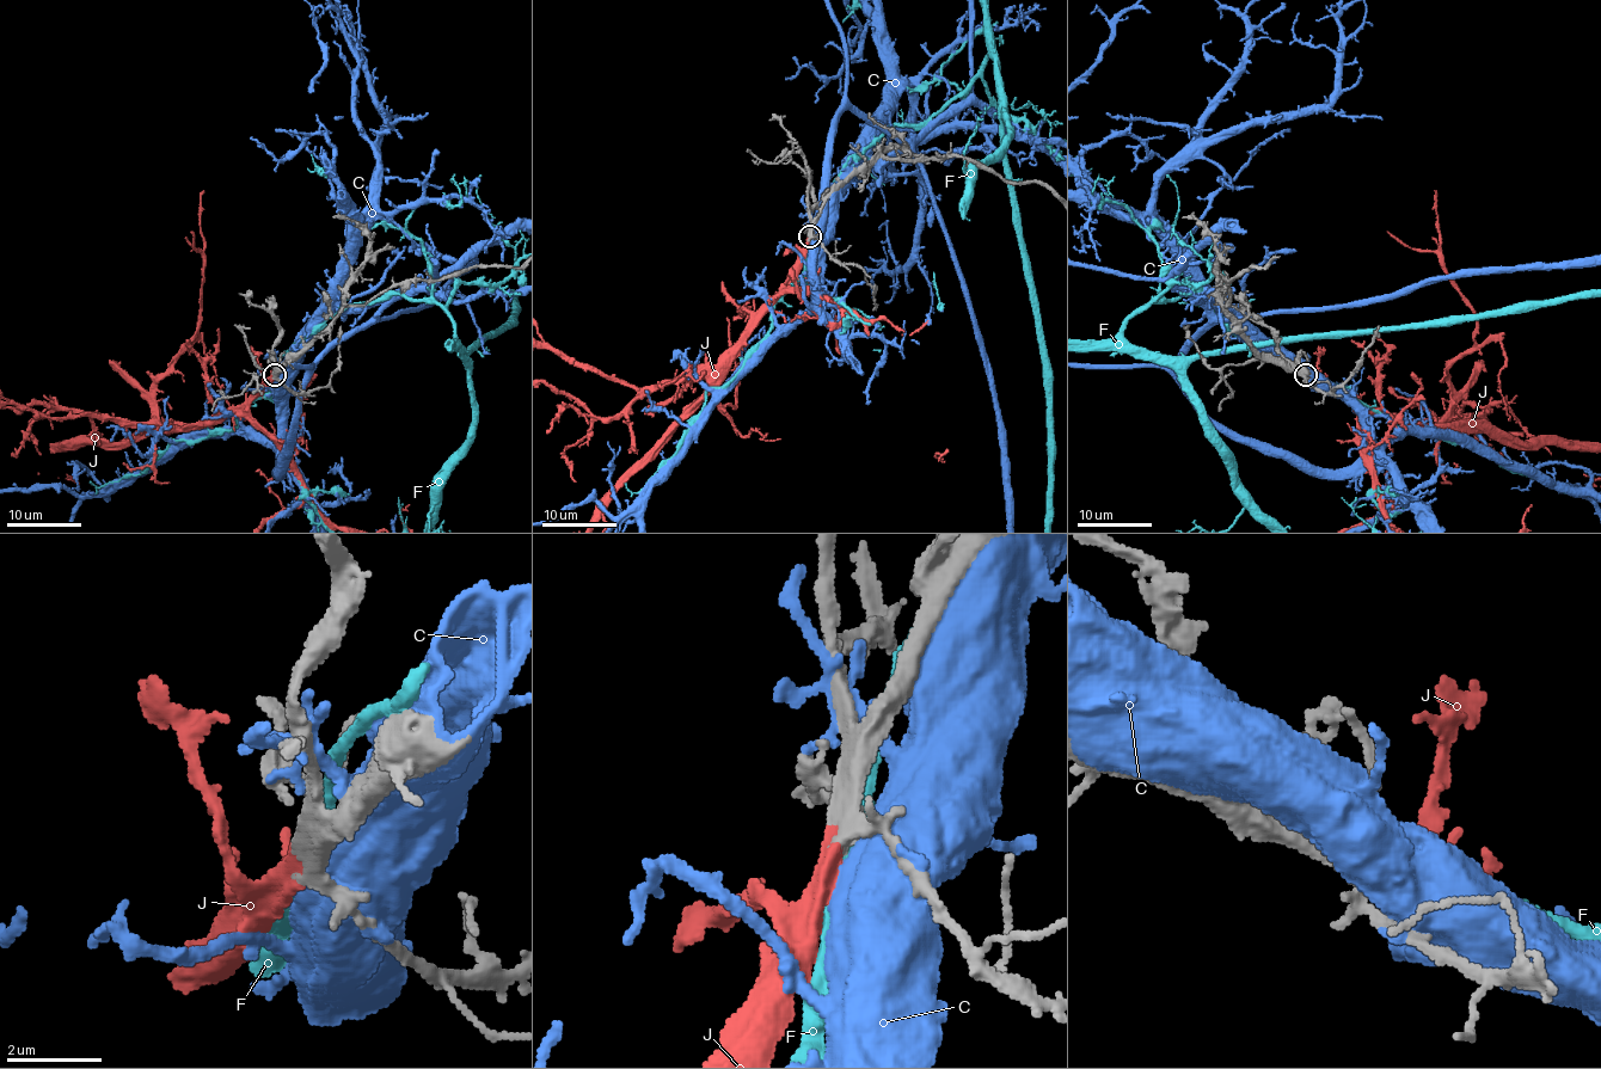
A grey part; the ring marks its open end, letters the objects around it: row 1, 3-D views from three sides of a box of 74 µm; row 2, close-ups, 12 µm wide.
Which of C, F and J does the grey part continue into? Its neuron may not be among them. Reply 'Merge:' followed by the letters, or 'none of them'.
Merge: J

